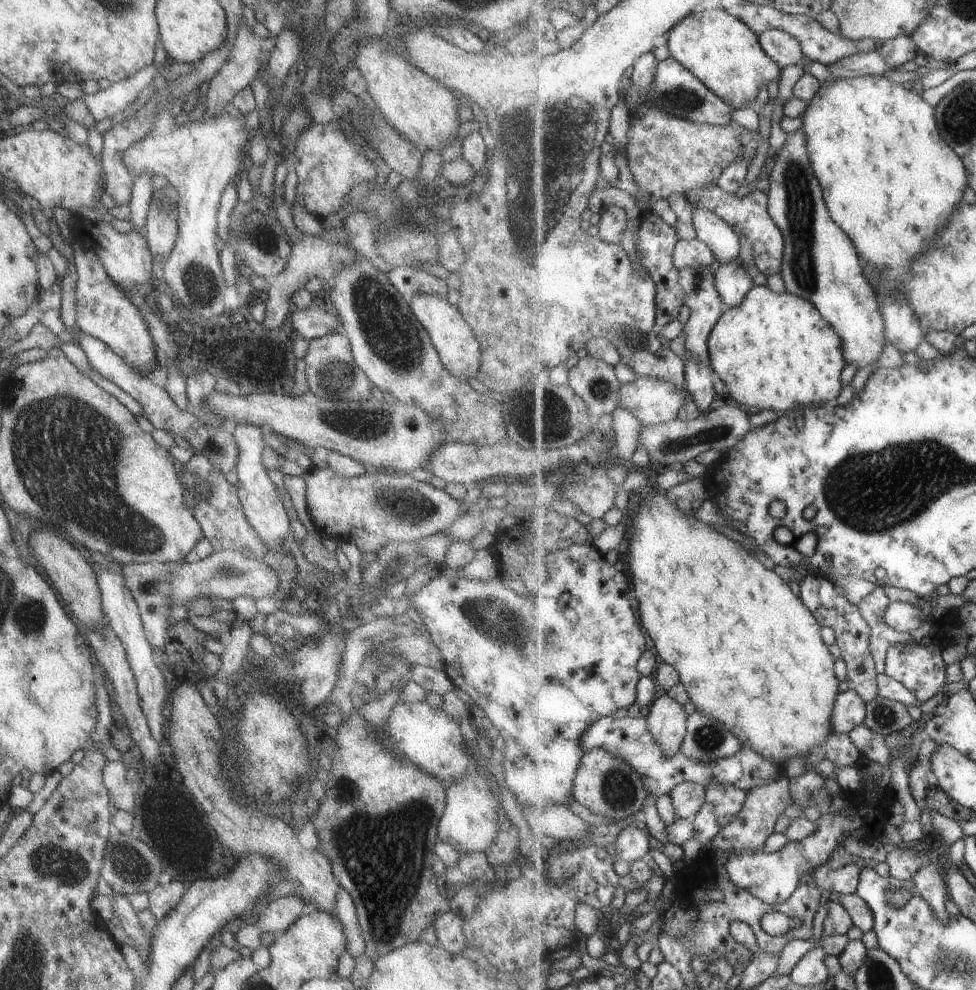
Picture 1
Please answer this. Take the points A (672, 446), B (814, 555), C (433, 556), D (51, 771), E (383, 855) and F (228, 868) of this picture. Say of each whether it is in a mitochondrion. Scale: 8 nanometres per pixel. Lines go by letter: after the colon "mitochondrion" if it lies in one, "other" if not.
A: mitochondrion
B: other
C: other
D: other
E: mitochondrion
F: other

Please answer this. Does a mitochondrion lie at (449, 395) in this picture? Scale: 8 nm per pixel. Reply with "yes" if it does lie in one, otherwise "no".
no

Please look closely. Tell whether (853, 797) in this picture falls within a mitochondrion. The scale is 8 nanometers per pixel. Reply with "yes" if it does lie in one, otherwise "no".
no

